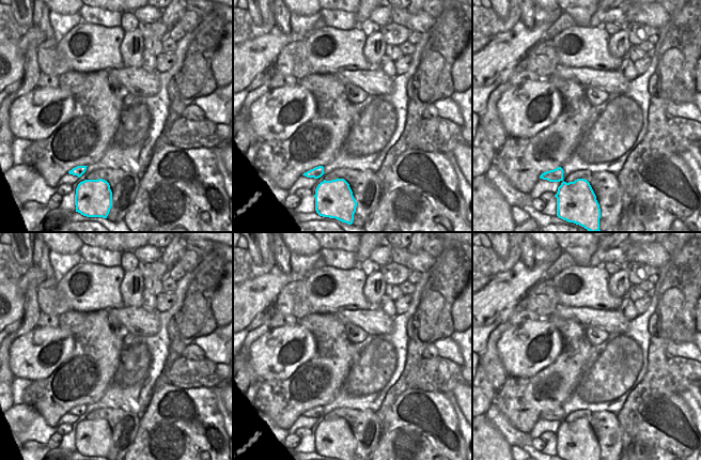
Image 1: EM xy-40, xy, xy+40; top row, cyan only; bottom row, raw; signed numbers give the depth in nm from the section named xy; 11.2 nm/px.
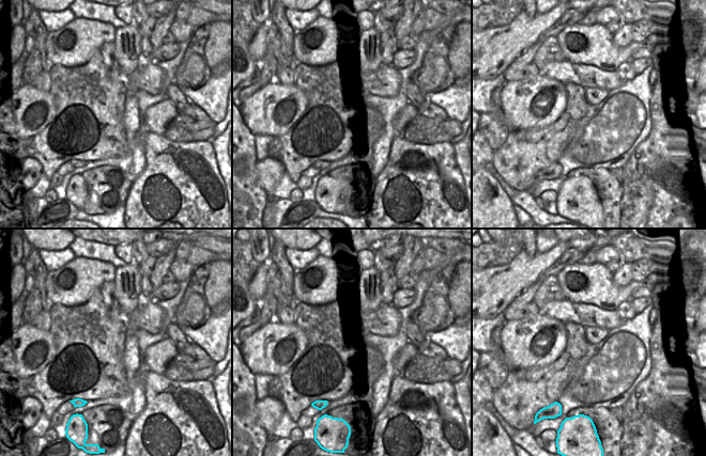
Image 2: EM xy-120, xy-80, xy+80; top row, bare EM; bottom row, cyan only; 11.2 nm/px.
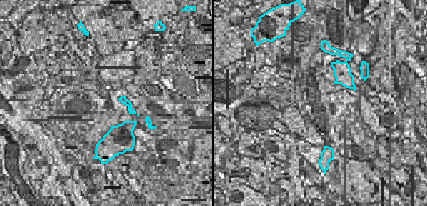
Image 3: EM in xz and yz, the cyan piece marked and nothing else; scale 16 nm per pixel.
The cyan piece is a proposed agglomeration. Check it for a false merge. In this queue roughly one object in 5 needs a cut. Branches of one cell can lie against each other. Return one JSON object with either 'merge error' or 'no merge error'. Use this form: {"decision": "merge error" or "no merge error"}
{"decision": "no merge error"}

